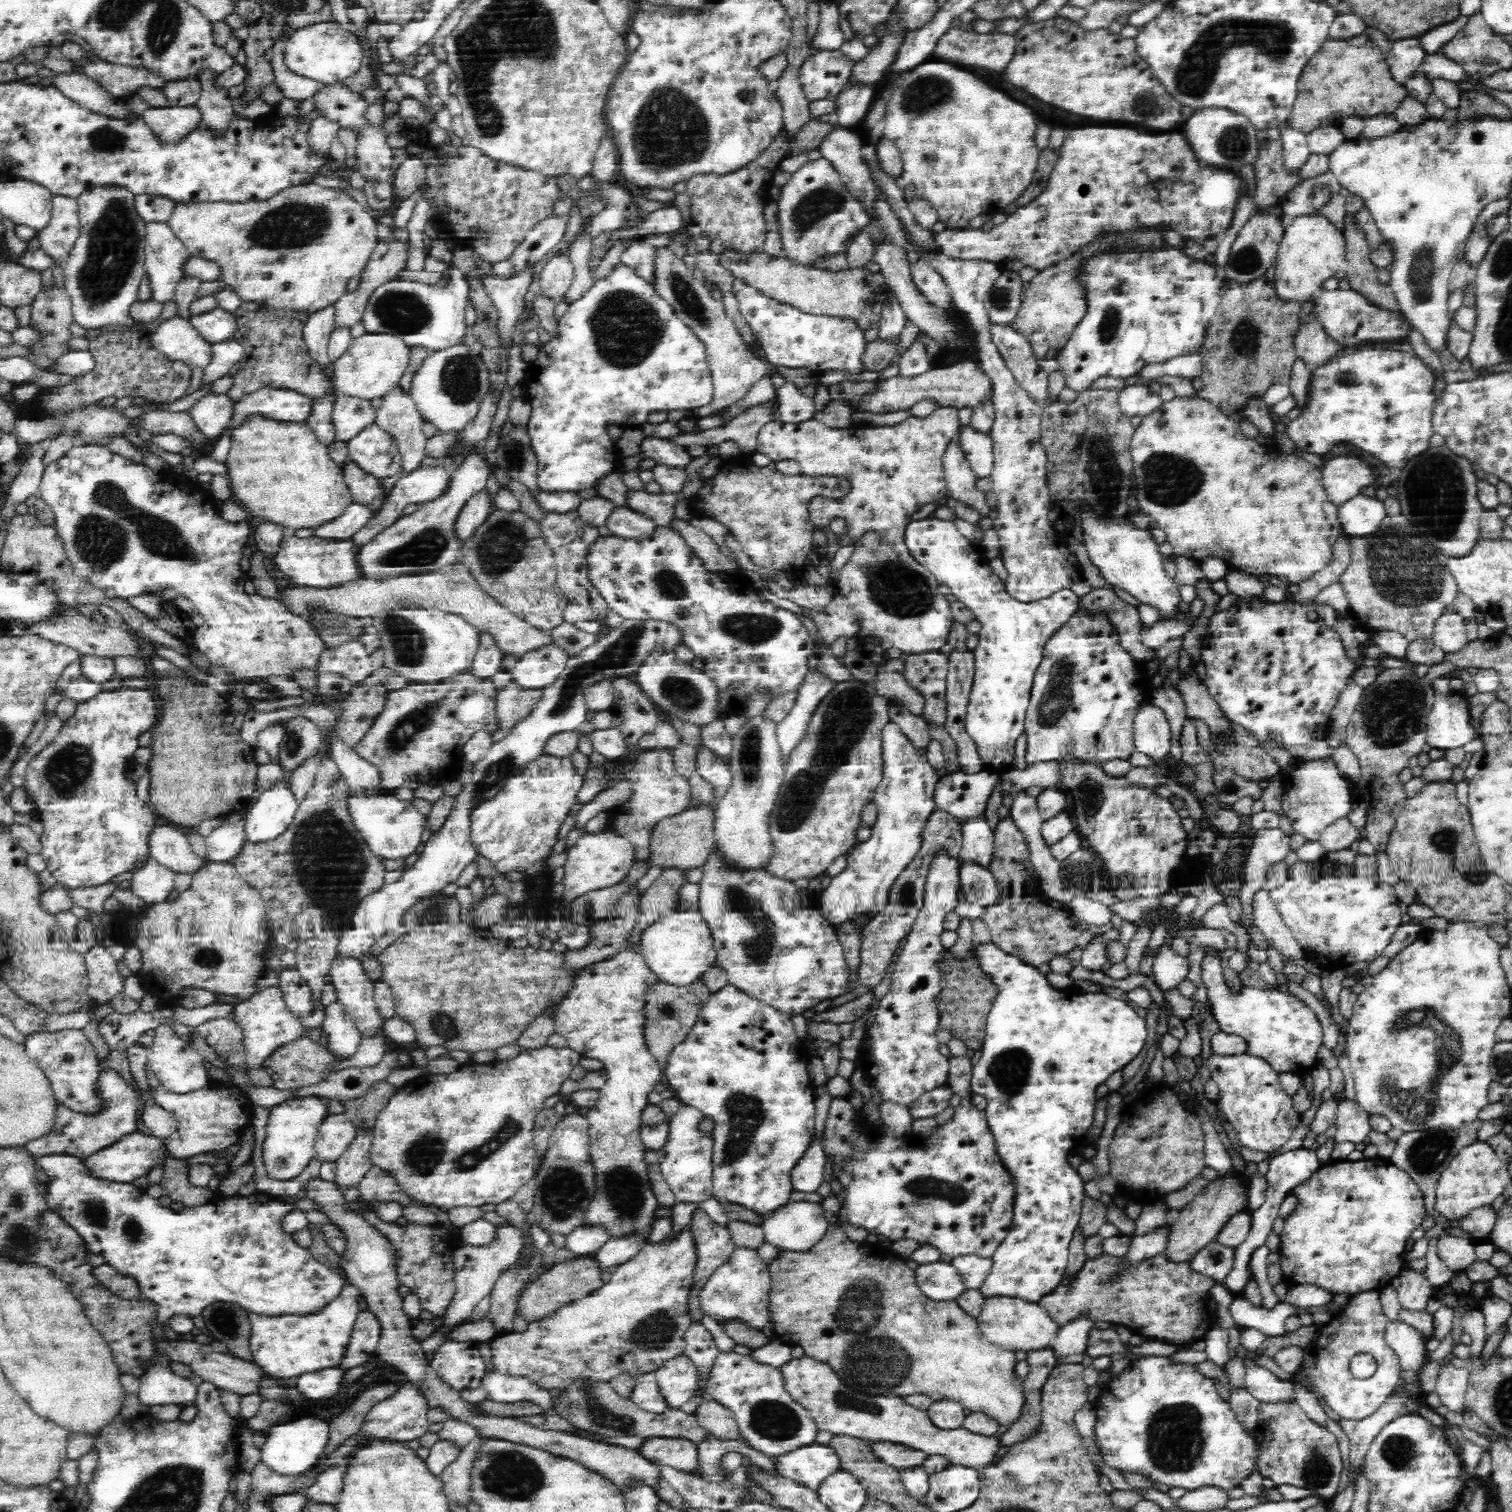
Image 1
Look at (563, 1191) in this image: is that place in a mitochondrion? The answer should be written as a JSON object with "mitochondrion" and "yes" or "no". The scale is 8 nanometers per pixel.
{"mitochondrion":"yes"}

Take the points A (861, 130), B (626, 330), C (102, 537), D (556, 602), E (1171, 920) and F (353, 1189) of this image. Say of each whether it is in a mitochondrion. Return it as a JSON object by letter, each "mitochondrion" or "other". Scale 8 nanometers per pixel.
{"A":"other","B":"mitochondrion","C":"mitochondrion","D":"other","E":"other","F":"other"}

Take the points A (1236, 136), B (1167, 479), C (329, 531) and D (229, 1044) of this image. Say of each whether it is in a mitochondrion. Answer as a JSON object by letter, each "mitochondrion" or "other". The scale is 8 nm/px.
{"A":"mitochondrion","B":"mitochondrion","C":"other","D":"mitochondrion"}

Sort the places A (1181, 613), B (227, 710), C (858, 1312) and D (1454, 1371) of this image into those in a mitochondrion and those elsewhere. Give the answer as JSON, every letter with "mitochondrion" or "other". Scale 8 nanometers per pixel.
{"A":"other","B":"other","C":"mitochondrion","D":"other"}

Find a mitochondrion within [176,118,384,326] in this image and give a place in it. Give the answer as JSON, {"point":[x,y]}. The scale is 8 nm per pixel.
{"point":[293,225]}

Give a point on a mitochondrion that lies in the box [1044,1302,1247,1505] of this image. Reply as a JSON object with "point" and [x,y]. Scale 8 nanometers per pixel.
{"point":[1175,1440]}

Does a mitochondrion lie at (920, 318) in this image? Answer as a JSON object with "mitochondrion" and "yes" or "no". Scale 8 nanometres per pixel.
{"mitochondrion":"no"}

